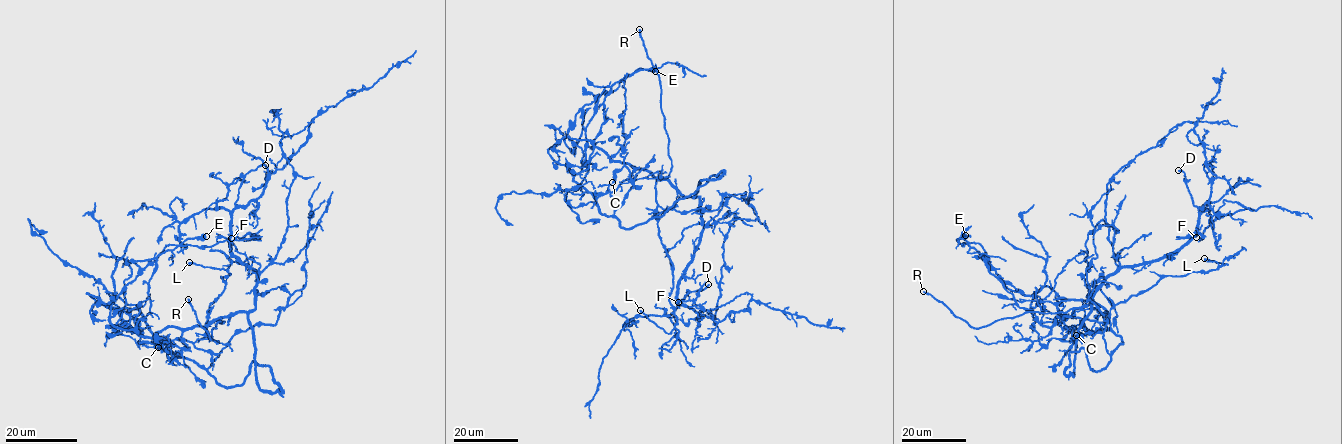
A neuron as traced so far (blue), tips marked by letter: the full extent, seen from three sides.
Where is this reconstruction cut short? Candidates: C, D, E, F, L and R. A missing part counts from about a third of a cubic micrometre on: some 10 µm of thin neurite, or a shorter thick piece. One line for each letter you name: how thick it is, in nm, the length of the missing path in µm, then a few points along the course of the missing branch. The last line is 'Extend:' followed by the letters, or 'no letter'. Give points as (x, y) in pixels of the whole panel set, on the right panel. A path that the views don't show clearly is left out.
D: calibre 240 nm; missing 25 µm; course (1178, 170), (1158, 170), (1147, 182), (1133, 186), (1130, 181)
R: calibre 240 nm; missing 45 µm
Extend: D, R

